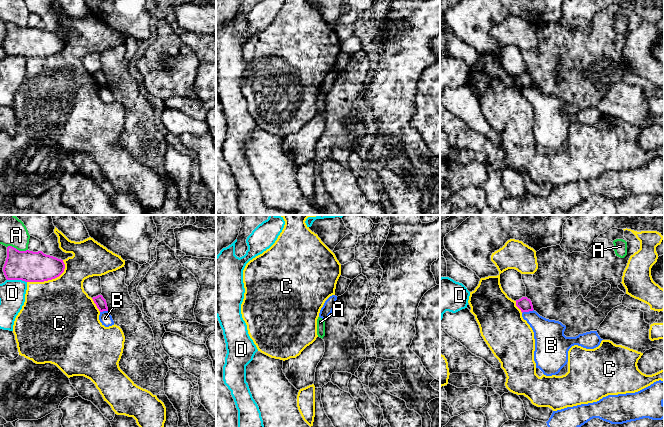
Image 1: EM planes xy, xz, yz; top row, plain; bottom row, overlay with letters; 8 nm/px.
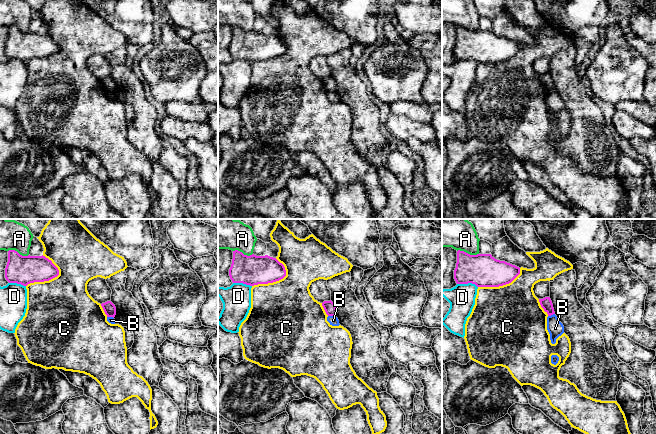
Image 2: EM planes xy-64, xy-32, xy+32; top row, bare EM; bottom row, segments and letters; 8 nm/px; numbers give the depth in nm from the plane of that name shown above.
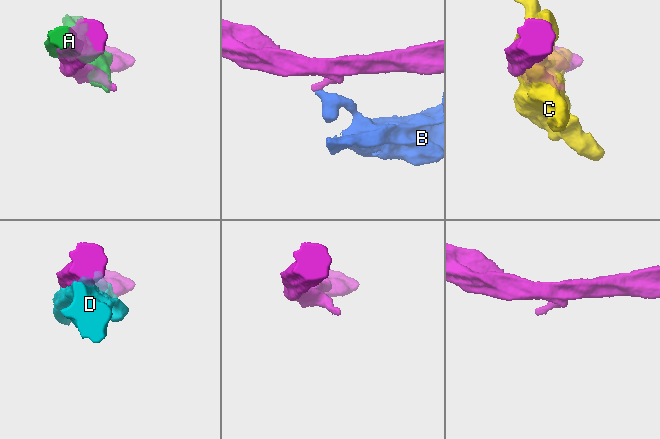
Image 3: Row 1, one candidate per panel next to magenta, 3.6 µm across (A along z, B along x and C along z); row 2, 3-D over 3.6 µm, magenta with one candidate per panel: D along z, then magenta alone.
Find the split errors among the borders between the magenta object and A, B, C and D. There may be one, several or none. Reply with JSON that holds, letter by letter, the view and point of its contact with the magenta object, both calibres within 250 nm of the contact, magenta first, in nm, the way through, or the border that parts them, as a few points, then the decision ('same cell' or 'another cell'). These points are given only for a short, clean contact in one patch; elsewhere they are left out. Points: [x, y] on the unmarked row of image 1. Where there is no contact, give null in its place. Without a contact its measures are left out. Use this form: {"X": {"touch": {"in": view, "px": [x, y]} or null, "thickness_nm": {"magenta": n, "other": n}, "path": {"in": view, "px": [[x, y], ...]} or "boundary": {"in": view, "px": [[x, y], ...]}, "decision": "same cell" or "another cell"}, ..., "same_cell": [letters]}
{"A": {"touch": {"in": "xy", "px": [16, 25]}, "thickness_nm": {"magenta": 240, "other": 190}, "decision": "another cell"}, "B": {"touch": {"in": "yz", "px": [527, 87]}, "thickness_nm": {"magenta": 110, "other": 240}, "decision": "another cell"}, "C": {"touch": {"in": "xy", "px": [50, 55]}, "thickness_nm": {"magenta": 240, "other": 500}, "decision": "another cell"}, "D": {"touch": {"in": "xy", "px": [17, 55]}, "thickness_nm": {"magenta": 240, "other": 200}, "decision": "another cell"}, "same_cell": []}

